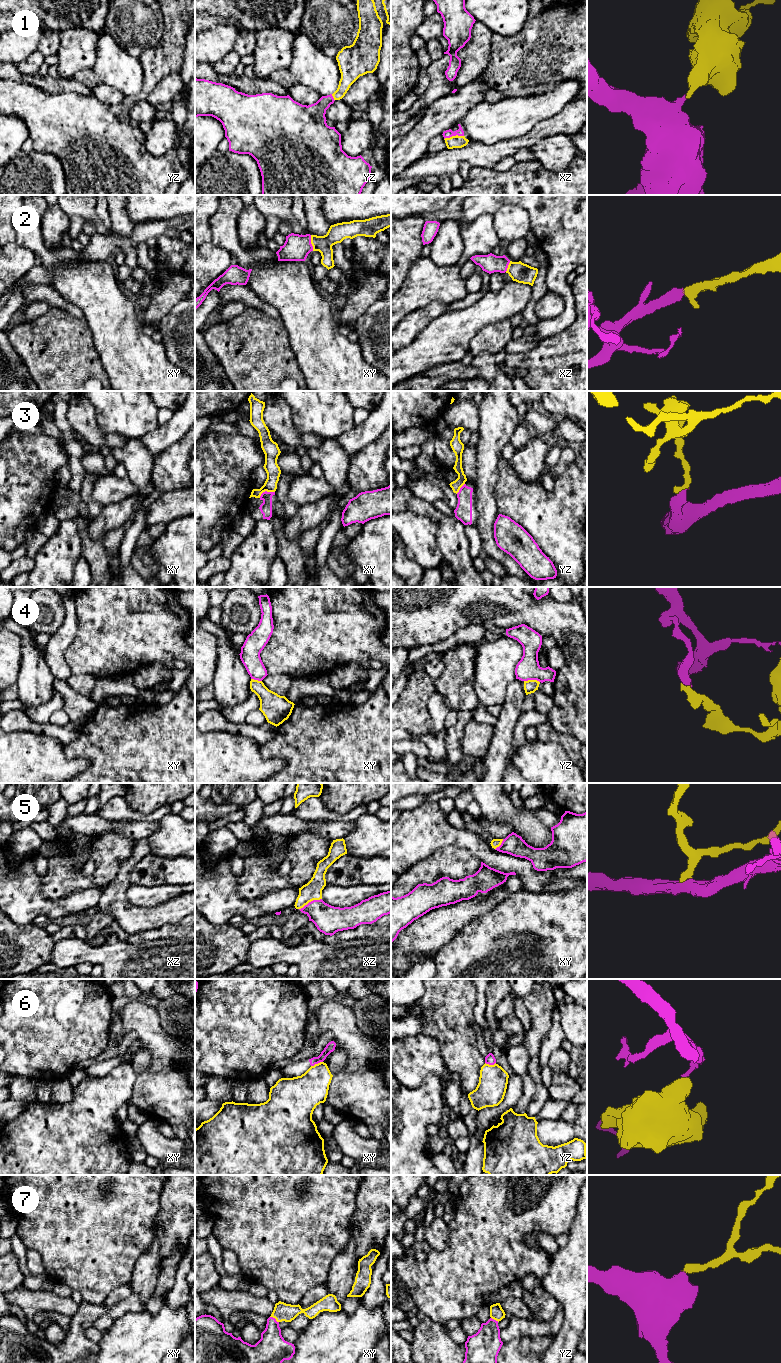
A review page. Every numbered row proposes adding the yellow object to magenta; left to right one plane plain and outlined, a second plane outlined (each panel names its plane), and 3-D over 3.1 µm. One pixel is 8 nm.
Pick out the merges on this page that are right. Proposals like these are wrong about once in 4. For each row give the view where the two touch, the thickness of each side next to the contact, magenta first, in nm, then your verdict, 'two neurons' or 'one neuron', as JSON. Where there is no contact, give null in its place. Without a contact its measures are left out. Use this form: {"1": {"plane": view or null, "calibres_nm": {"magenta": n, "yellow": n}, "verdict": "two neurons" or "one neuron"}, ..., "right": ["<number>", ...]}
{"1": {"plane": "xz", "calibres_nm": {"magenta": 70, "yellow": 100}, "verdict": "one neuron"}, "2": {"plane": "xy", "calibres_nm": {"magenta": 200, "yellow": 150}, "verdict": "one neuron"}, "3": {"plane": "xy", "calibres_nm": {"magenta": 100, "yellow": 120}, "verdict": "two neurons"}, "4": {"plane": "yz", "calibres_nm": {"magenta": 190, "yellow": 110}, "verdict": "two neurons"}, "5": {"plane": "xz", "calibres_nm": {"magenta": 220, "yellow": 150}, "verdict": "one neuron"}, "6": {"plane": "xy", "calibres_nm": {"magenta": 80, "yellow": 280}, "verdict": "two neurons"}, "7": {"plane": "xy", "calibres_nm": {"magenta": 240, "yellow": 140}, "verdict": "one neuron"}, "right": ["1", "2", "5", "7"]}

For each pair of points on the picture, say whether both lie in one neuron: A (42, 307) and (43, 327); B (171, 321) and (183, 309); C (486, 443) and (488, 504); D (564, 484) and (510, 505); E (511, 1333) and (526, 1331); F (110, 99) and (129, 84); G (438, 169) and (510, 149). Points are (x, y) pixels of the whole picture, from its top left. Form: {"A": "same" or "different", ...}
{"A": "different", "B": "same", "C": "same", "D": "same", "E": "same", "F": "different", "G": "same"}

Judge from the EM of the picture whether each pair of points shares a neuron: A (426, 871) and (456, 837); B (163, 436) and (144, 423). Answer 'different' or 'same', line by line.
A: different
B: different

